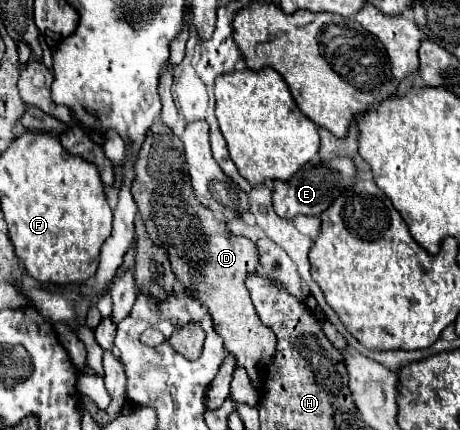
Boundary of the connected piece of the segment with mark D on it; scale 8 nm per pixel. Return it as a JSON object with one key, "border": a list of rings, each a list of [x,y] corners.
{"border":[[[155,123],[147,133],[135,161],[133,197],[151,241],[167,249],[171,269],[181,287],[193,289],[197,299],[209,309],[215,331],[223,337],[225,351],[237,359],[237,365],[245,367],[257,395],[261,395],[261,369],[273,361],[277,349],[275,333],[257,317],[245,287],[247,275],[257,273],[257,245],[247,237],[231,235],[225,223],[217,221],[211,209],[193,197],[185,165],[185,149],[181,149],[181,139],[175,137],[167,125]]]}

